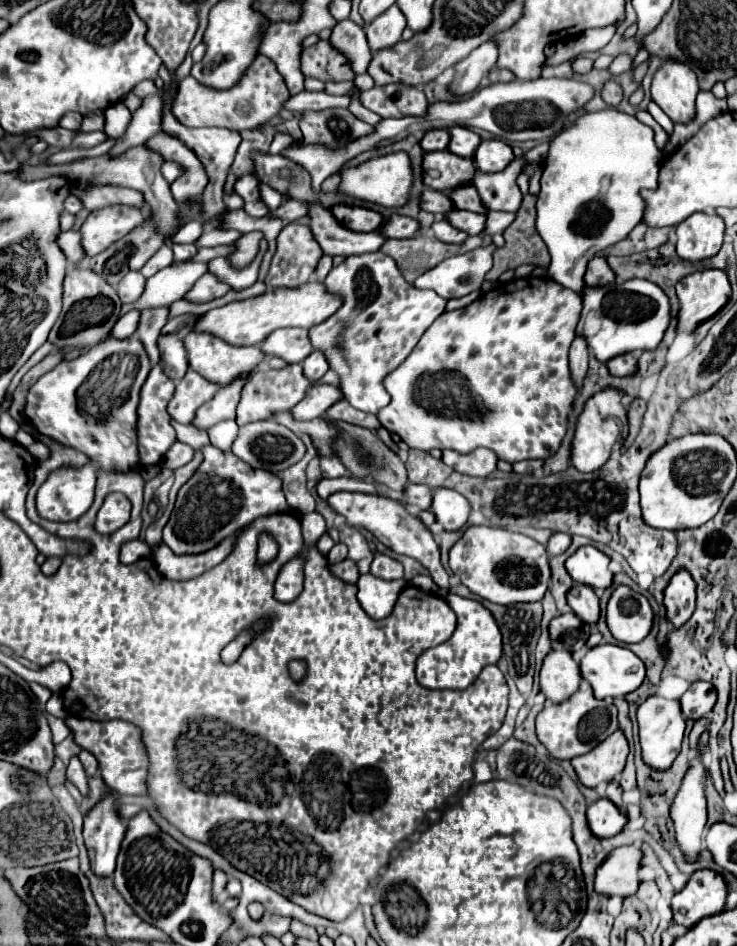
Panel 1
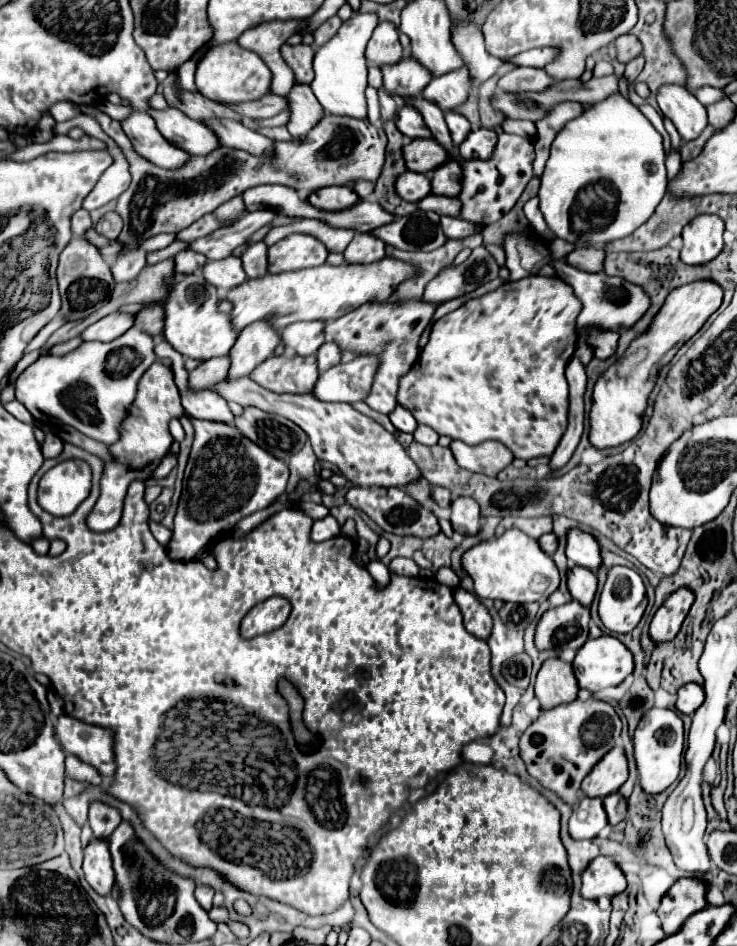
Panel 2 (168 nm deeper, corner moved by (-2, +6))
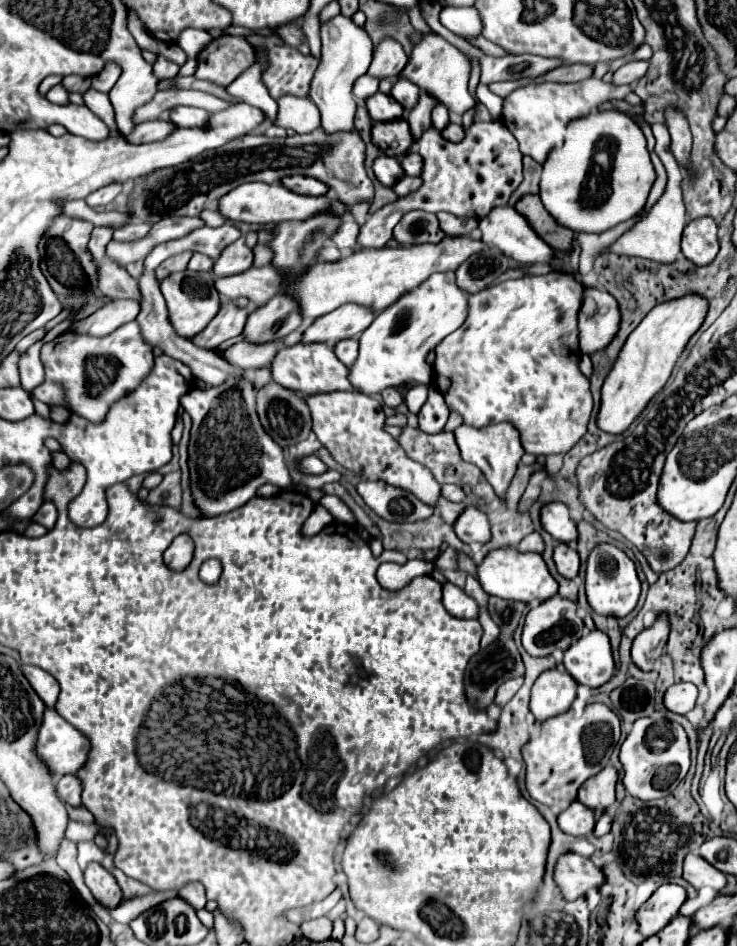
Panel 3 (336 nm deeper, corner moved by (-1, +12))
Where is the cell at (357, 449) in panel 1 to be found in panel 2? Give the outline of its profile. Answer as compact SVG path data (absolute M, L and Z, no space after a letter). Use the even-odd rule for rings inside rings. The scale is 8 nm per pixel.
M423 478L423 480L419 480L419 482L413 482L411 486L407 486L405 490L407 490L407 494L411 496L411 498L415 498L419 504L425 504L427 500L431 500L431 484Z

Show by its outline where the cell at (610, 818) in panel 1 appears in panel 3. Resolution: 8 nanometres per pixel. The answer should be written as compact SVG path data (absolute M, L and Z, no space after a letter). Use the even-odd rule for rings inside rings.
M576 800L570 804L570 808L566 808L558 816L558 824L560 824L562 832L566 832L570 836L586 836L588 832L594 830L596 814L592 808L584 806L582 802Z

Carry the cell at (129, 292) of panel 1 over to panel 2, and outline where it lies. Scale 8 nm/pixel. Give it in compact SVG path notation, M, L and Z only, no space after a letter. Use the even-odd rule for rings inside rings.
M135 250L135 252L125 252L117 256L115 264L111 266L111 272L115 276L115 282L129 282L133 280L143 266L147 264L147 252L145 250Z

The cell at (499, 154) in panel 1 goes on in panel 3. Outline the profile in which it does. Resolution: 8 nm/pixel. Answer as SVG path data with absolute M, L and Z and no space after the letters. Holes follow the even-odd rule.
M452 122L450 128L442 130L442 136L444 136L446 140L450 140L450 142L460 142L460 140L464 140L466 130L464 130L464 126L462 126L460 122Z

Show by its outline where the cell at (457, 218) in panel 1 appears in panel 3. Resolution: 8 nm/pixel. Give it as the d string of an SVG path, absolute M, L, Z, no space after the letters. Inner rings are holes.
M404 176L404 178L400 178L398 182L396 182L396 186L392 188L398 196L408 196L408 194L412 194L412 192L416 192L418 188L422 186L422 178L412 178L412 176Z

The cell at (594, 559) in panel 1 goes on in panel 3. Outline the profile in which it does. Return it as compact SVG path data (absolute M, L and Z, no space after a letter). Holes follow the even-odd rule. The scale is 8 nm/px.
M546 504L542 508L542 526L562 544L576 544L580 534L576 524L568 516L568 508L564 504Z

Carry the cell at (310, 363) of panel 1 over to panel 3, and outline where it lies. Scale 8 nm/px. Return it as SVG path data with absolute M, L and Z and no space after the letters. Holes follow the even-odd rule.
M346 338L346 340L336 342L336 344L334 344L334 354L336 354L336 358L338 358L342 364L350 366L350 364L354 362L354 358L358 356L358 340Z

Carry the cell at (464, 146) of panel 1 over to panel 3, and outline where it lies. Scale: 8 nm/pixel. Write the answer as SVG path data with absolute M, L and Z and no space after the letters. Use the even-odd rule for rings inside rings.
M438 104L432 112L432 126L438 126L438 130L444 130L446 126L450 124L450 114L448 114L448 108Z

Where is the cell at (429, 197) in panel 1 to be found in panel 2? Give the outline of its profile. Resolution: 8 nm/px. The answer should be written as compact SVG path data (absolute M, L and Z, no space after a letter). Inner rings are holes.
M407 170L397 176L395 192L407 202L419 202L423 196L427 196L431 192L431 182L429 182L427 174Z

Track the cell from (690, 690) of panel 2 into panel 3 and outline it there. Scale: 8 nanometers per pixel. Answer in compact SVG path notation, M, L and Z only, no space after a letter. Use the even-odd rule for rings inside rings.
M674 684L664 694L664 706L670 712L686 714L694 708L698 698L698 688L694 684Z

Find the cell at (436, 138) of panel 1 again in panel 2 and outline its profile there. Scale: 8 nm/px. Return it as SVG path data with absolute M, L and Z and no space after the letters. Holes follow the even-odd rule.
M401 106L397 110L395 126L399 128L401 134L409 138L431 138L429 128L423 124L423 116L419 116L419 112L411 106Z

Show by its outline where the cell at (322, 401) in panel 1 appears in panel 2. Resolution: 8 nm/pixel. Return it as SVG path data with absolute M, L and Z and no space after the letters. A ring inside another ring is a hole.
M361 354L347 364L333 366L321 374L313 394L327 402L361 402L371 392L379 364L375 354Z

